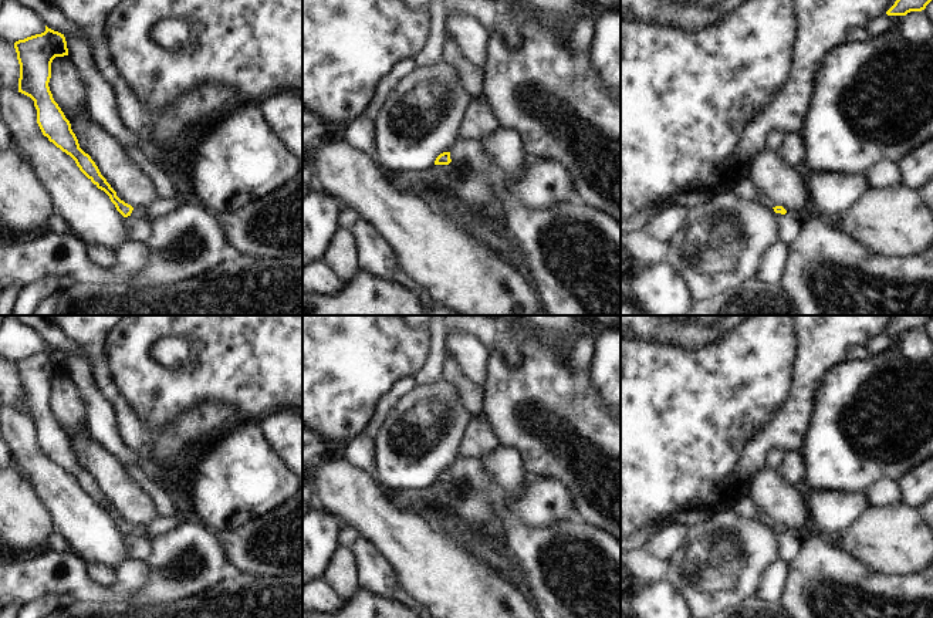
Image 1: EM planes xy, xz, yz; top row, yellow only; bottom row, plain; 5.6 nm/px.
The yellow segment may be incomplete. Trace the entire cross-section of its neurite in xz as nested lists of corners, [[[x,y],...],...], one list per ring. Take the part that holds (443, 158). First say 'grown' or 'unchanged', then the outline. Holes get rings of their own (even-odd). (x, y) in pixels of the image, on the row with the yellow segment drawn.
grown; [[[459,139],[450,152],[440,153],[435,165],[464,162],[484,176],[501,203],[506,229],[514,236],[527,260],[531,283],[545,315],[621,315],[621,223],[578,199],[545,210],[521,206],[504,186],[504,173],[489,159],[479,139]]]

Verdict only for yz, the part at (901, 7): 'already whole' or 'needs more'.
already whole

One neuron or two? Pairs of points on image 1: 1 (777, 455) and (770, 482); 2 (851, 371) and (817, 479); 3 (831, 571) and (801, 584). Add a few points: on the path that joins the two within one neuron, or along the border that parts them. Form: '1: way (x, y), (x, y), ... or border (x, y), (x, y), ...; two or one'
1: border (766, 468), (776, 469); two
2: way (845, 398), (838, 405), (831, 421), (831, 452); one
3: way (824, 578), (817, 584), (808, 584); one

